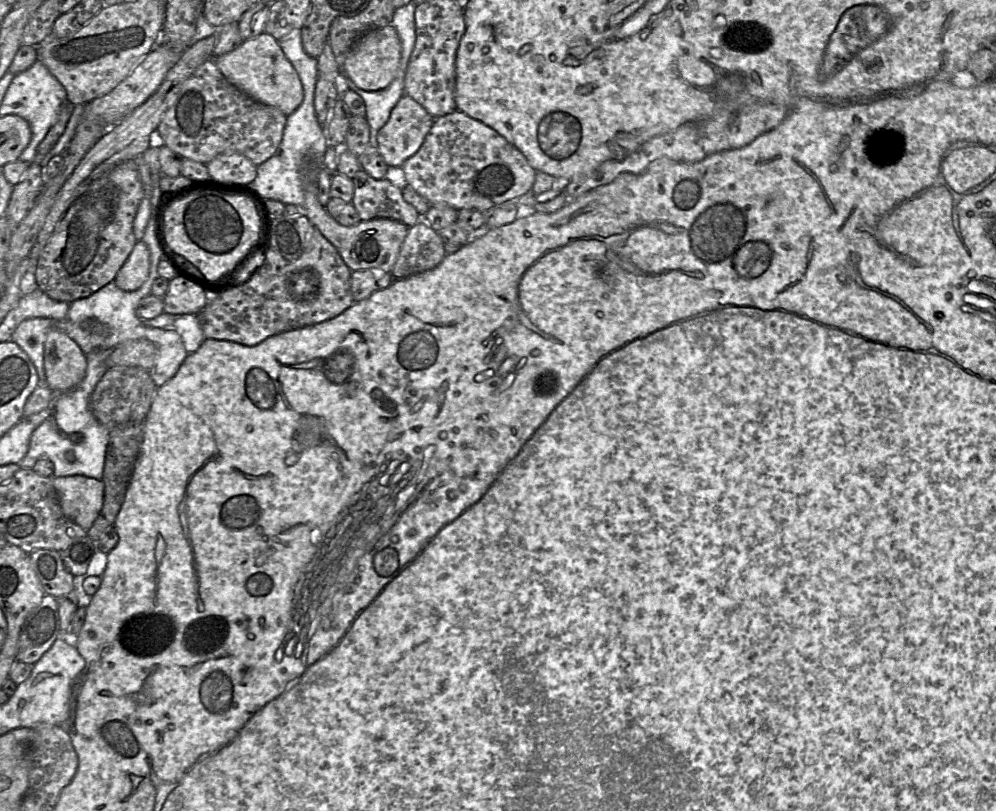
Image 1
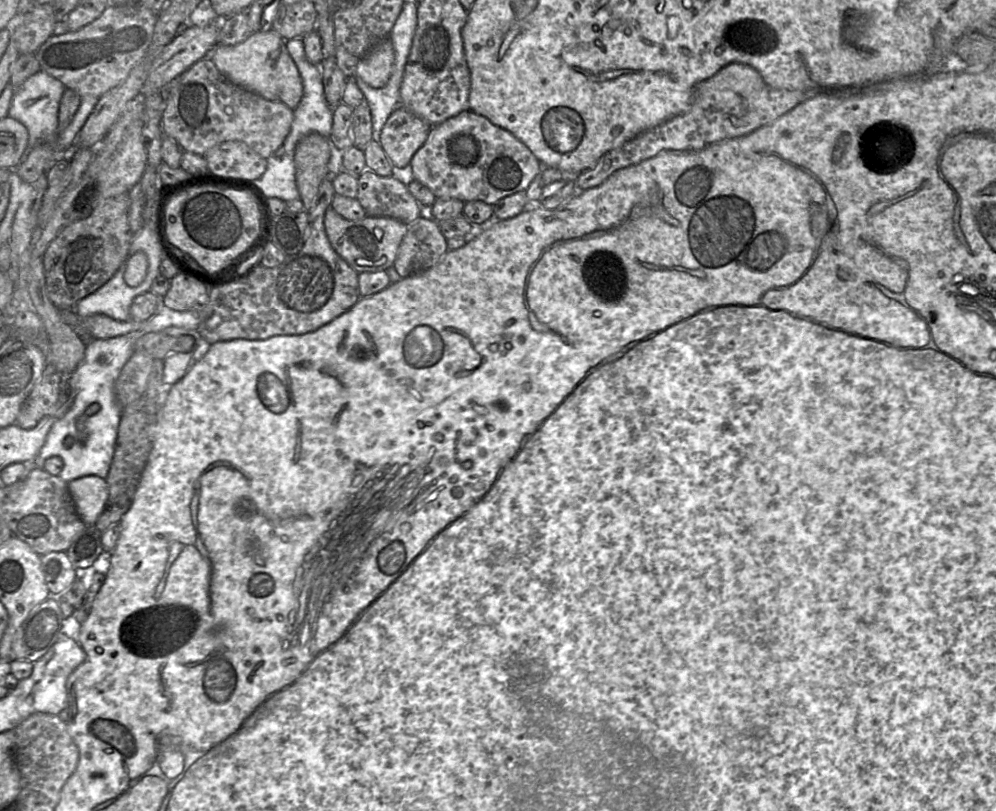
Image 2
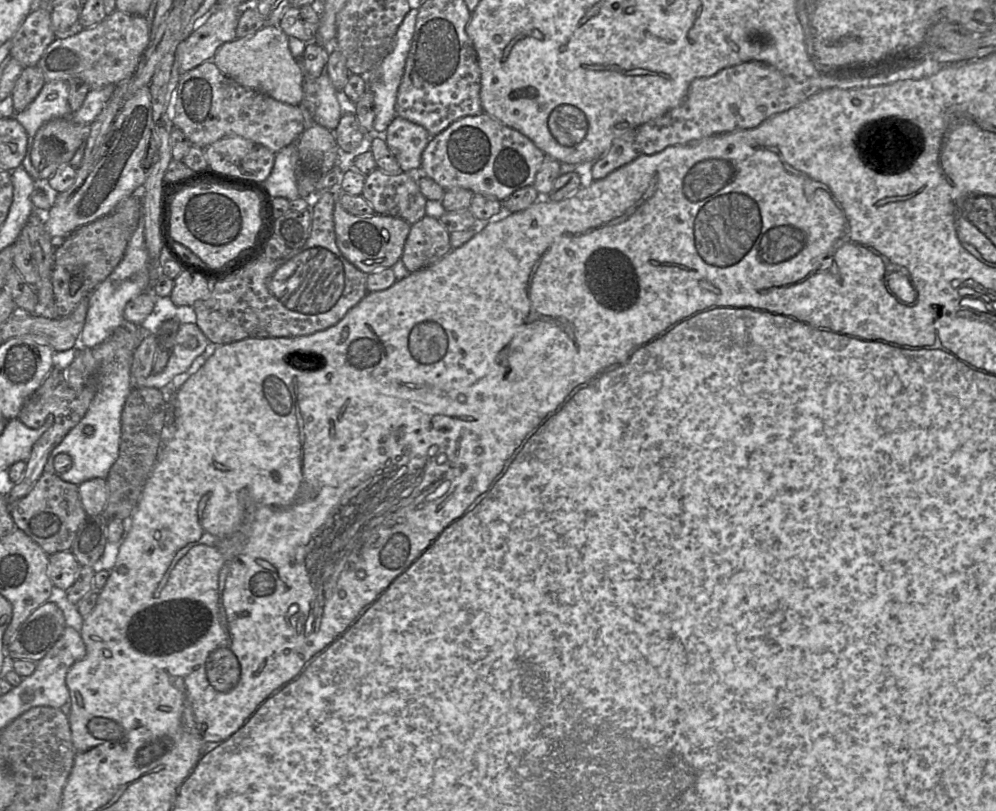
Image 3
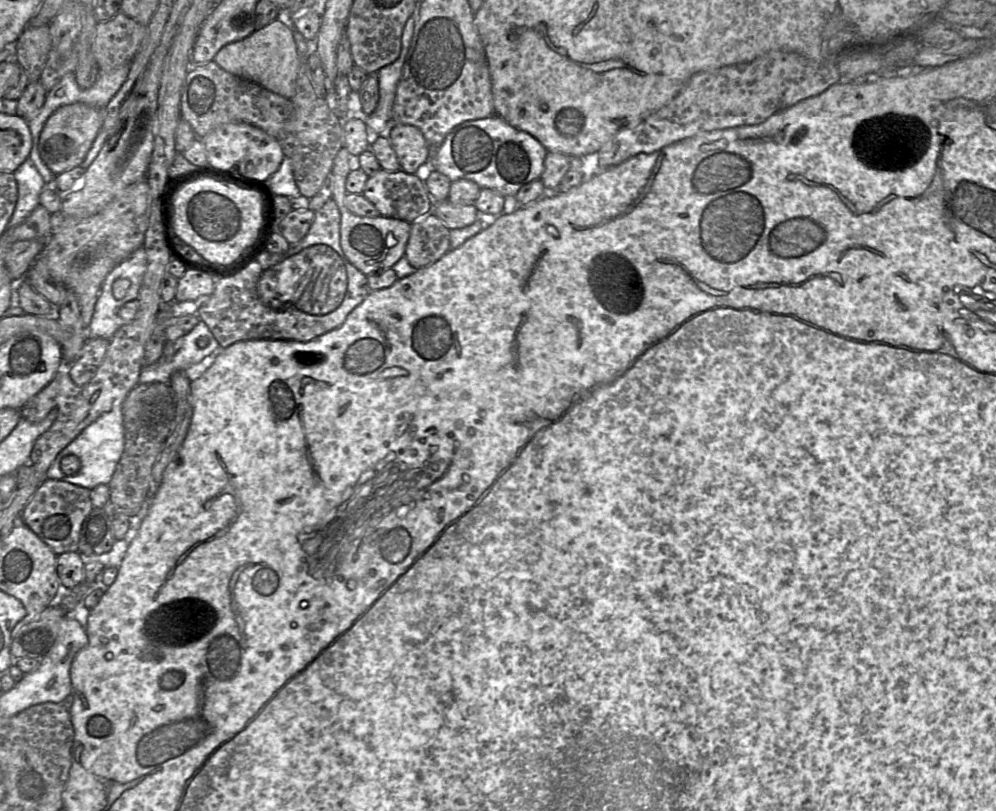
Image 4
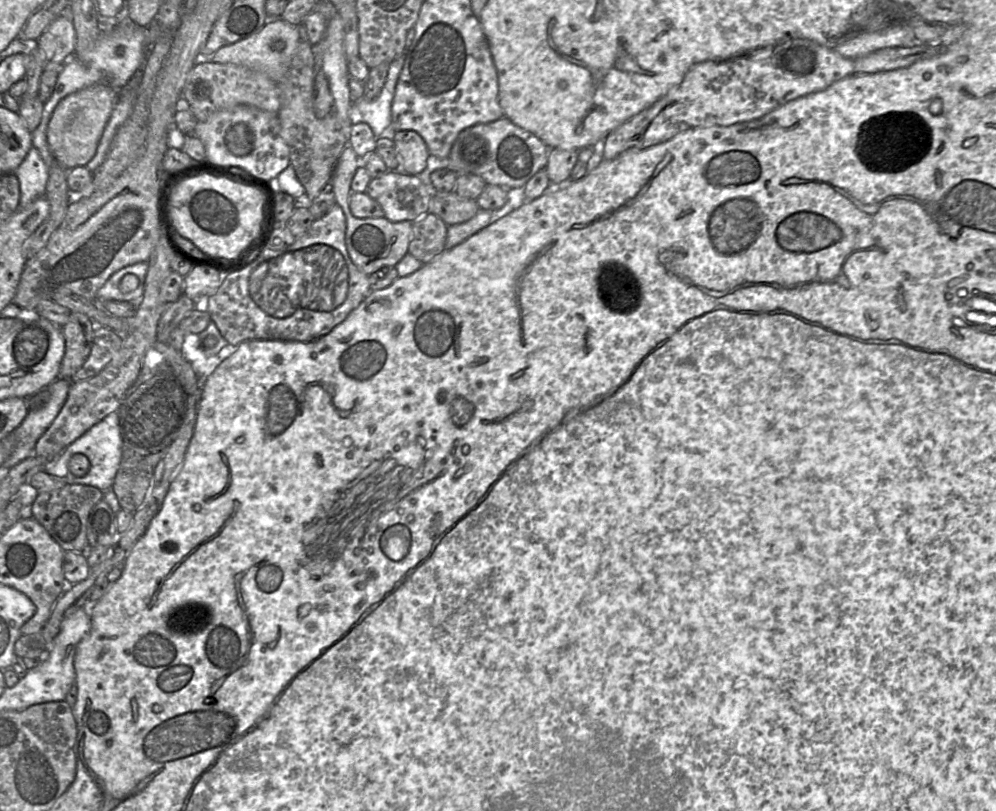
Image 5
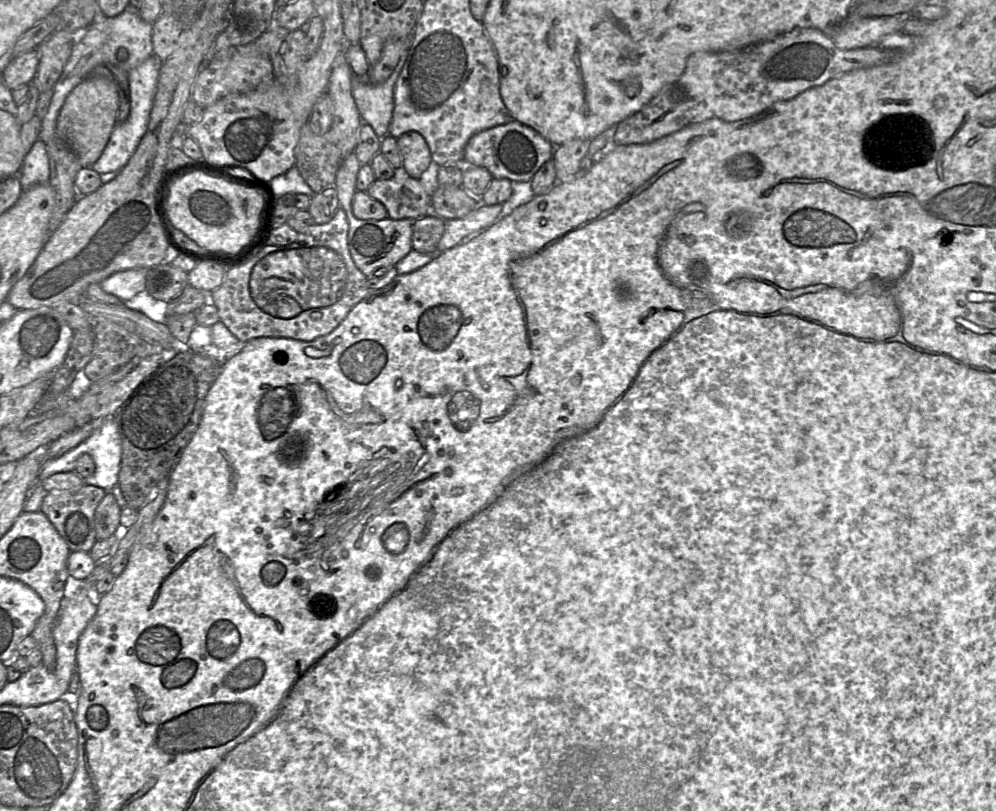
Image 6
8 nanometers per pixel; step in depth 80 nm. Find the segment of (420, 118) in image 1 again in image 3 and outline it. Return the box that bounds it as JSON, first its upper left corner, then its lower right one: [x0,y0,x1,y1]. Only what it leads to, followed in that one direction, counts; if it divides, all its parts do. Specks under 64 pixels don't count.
[384,116,431,172]

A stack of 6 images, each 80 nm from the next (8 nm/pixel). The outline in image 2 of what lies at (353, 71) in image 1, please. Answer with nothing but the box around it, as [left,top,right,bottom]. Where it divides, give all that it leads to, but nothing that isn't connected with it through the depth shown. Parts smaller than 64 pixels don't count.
[356,37,395,88]

